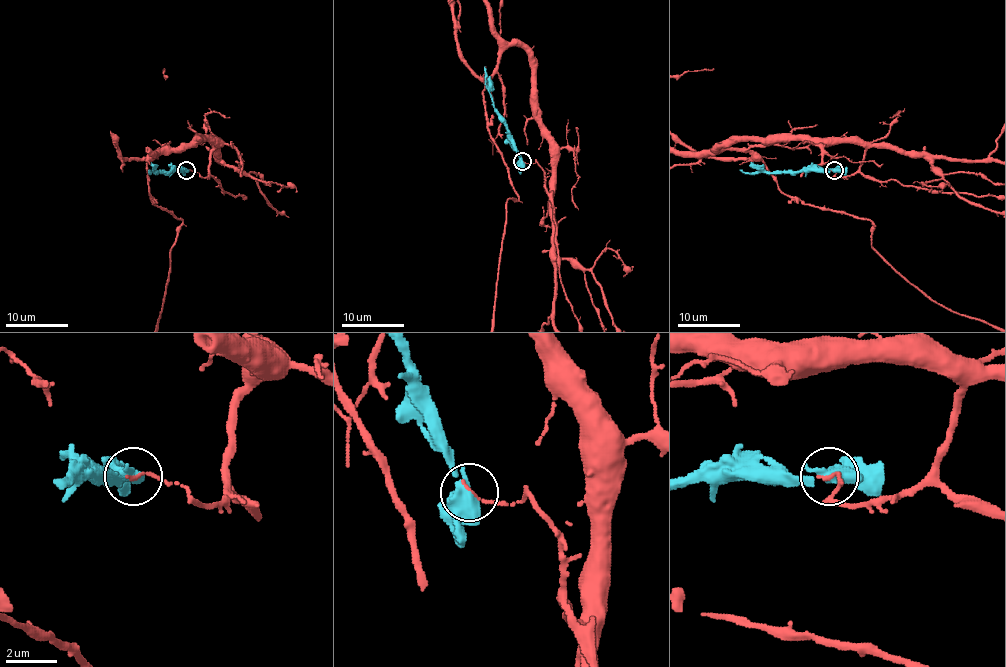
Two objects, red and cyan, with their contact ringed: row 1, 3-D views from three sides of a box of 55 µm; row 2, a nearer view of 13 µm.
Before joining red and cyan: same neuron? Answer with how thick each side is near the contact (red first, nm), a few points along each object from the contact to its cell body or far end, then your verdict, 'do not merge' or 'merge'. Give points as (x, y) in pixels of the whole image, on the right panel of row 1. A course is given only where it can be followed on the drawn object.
120/400 nm | red via (834, 170), (865, 148), (719, 148), (870, 221), (961, 314) | cyan via (834, 170), (756, 173), (739, 170) | do not merge

